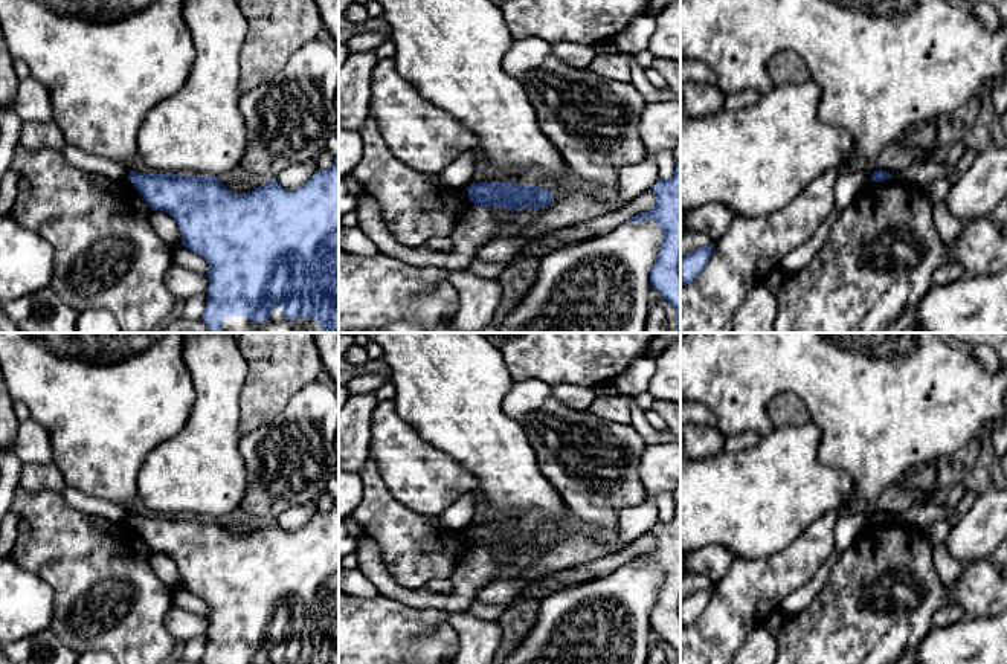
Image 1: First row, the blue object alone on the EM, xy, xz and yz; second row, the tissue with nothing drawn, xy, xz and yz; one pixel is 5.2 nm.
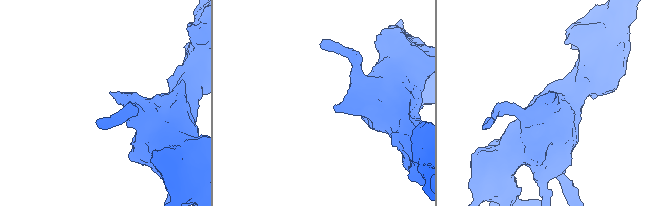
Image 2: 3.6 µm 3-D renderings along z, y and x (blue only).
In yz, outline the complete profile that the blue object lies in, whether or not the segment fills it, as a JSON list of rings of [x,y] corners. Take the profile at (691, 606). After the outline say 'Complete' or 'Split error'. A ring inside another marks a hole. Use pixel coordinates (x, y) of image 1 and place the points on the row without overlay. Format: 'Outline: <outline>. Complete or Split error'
Outline: [[[714,585],[705,589],[696,591],[680,601],[680,626],[693,624],[705,611],[708,601],[711,600]]]. Complete

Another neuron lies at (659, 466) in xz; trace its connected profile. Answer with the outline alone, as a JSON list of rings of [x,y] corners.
[[[680,441],[645,446],[639,475],[647,492],[674,492],[680,482]]]

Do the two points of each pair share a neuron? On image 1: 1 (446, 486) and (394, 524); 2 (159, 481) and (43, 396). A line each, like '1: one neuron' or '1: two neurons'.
1: two neurons
2: two neurons

